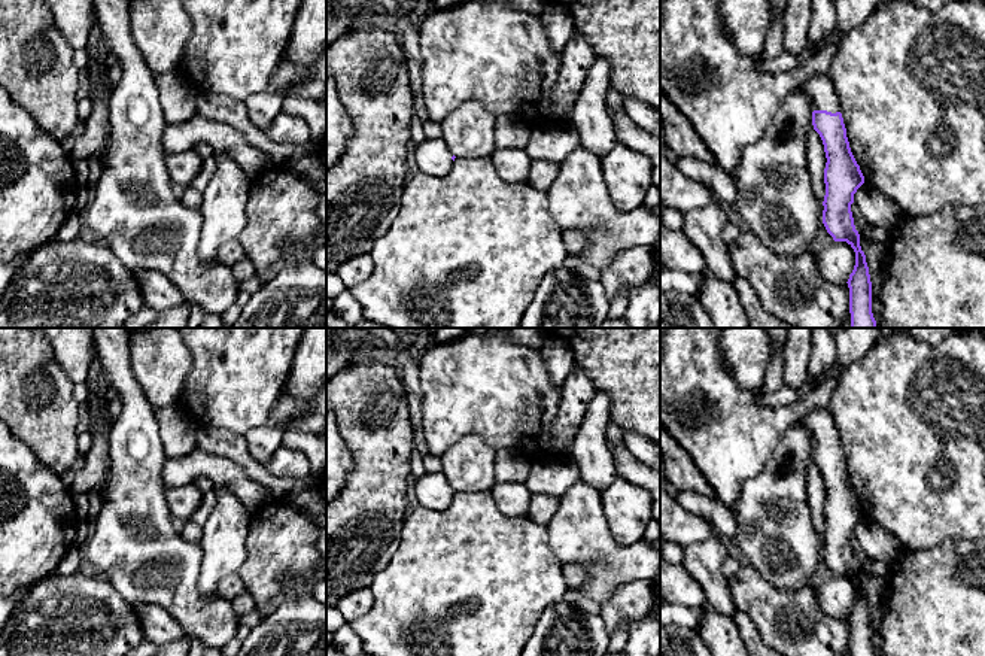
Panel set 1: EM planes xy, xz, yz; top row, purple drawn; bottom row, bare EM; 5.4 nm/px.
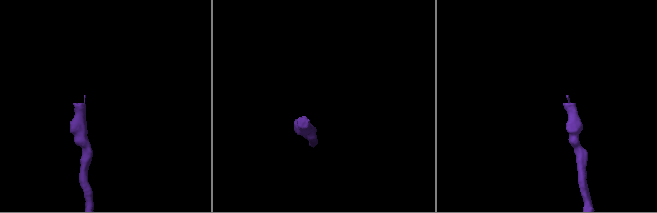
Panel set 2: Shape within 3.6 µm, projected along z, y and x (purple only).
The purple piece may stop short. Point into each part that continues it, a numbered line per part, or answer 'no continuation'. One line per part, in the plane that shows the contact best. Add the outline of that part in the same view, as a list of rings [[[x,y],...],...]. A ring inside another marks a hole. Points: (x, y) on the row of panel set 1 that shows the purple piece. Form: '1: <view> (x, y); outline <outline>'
1: yz (818, 87); outline [[[814,75],[802,86],[811,98],[814,110],[840,112],[836,91],[827,75]]]

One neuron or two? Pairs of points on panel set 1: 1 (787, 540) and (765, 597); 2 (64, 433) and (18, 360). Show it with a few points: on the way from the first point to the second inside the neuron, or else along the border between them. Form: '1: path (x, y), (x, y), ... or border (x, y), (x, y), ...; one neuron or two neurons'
1: border (751, 564), (780, 589), (803, 589); two neurons
2: path (54, 415), (54, 398), (33, 377); one neuron

